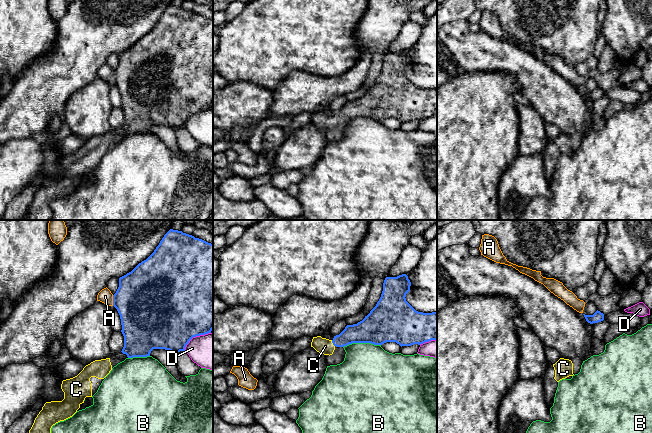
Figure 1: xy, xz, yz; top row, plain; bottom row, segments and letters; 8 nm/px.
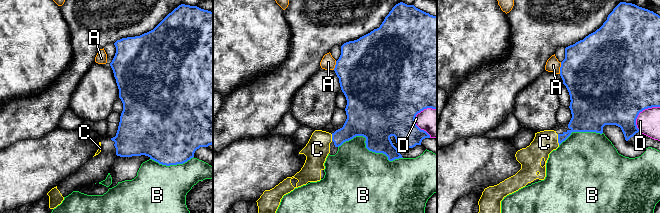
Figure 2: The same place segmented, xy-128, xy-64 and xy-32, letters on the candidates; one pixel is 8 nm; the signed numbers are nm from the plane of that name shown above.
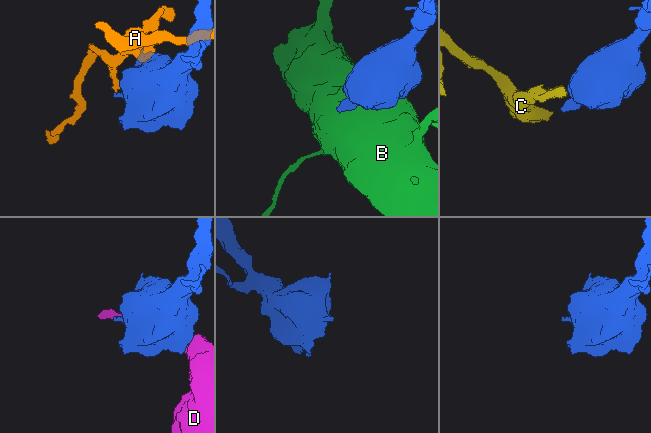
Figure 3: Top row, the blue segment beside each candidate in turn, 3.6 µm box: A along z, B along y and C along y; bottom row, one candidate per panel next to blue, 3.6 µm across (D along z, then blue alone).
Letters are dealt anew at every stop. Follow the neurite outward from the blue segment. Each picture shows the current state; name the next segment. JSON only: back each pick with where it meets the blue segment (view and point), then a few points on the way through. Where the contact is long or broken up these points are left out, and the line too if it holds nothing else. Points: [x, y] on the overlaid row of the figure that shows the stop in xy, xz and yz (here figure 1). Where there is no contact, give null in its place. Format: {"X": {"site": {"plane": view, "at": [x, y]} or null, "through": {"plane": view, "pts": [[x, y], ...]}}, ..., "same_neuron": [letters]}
{"C": {"site": {"plane": "xz", "at": [332, 342]}, "through": {"plane": "xz", "pts": [[361, 332], [332, 342], [325, 346]]}}, "same_neuron": ["C"]}

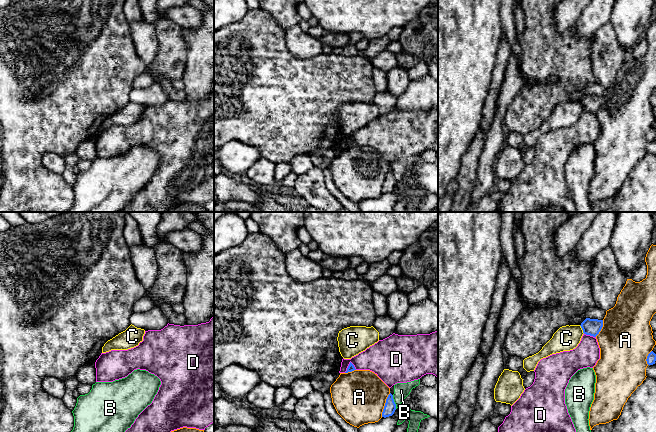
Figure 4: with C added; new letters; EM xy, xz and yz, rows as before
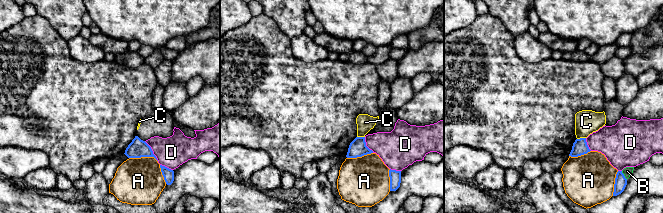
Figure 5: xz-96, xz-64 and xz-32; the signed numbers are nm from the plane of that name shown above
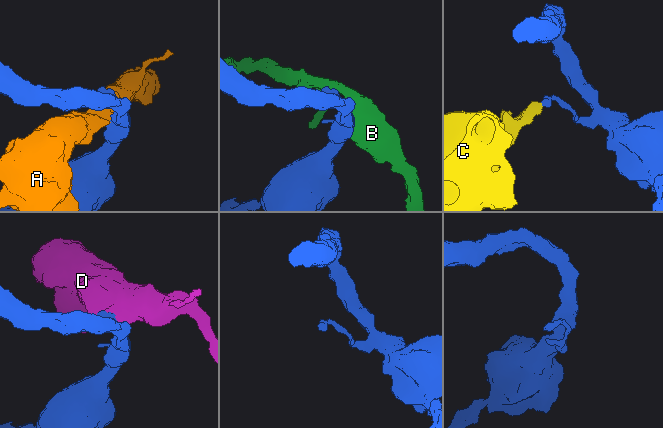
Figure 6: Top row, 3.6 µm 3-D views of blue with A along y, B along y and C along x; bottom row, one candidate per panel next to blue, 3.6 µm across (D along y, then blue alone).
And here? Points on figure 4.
{"same_neuron": []}

